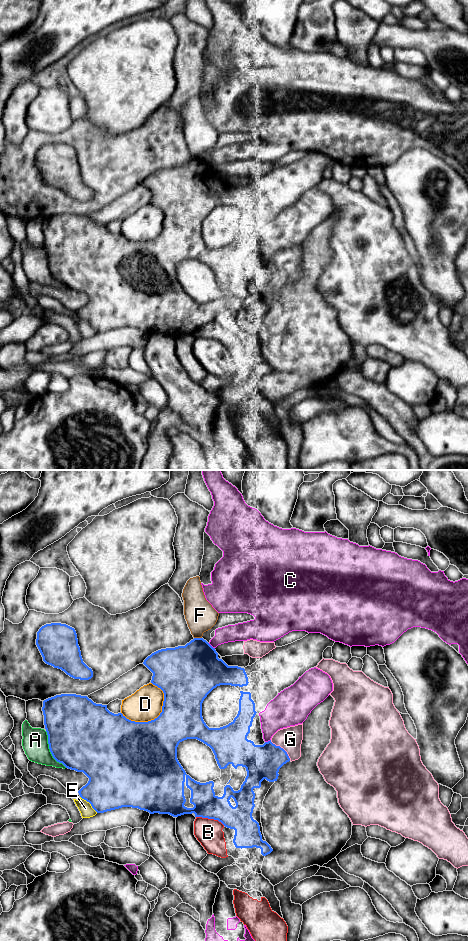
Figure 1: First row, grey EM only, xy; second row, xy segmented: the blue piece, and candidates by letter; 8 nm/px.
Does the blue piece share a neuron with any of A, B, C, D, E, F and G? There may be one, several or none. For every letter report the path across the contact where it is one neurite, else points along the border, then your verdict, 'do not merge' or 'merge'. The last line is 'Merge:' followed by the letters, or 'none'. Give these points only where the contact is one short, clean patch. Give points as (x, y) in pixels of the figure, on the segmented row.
A: do not merge
B: do not merge
C: do not merge
D: do not merge
E: do not merge
F: border xy (194, 637), (201, 638); do not merge
G: do not merge
Merge: none

